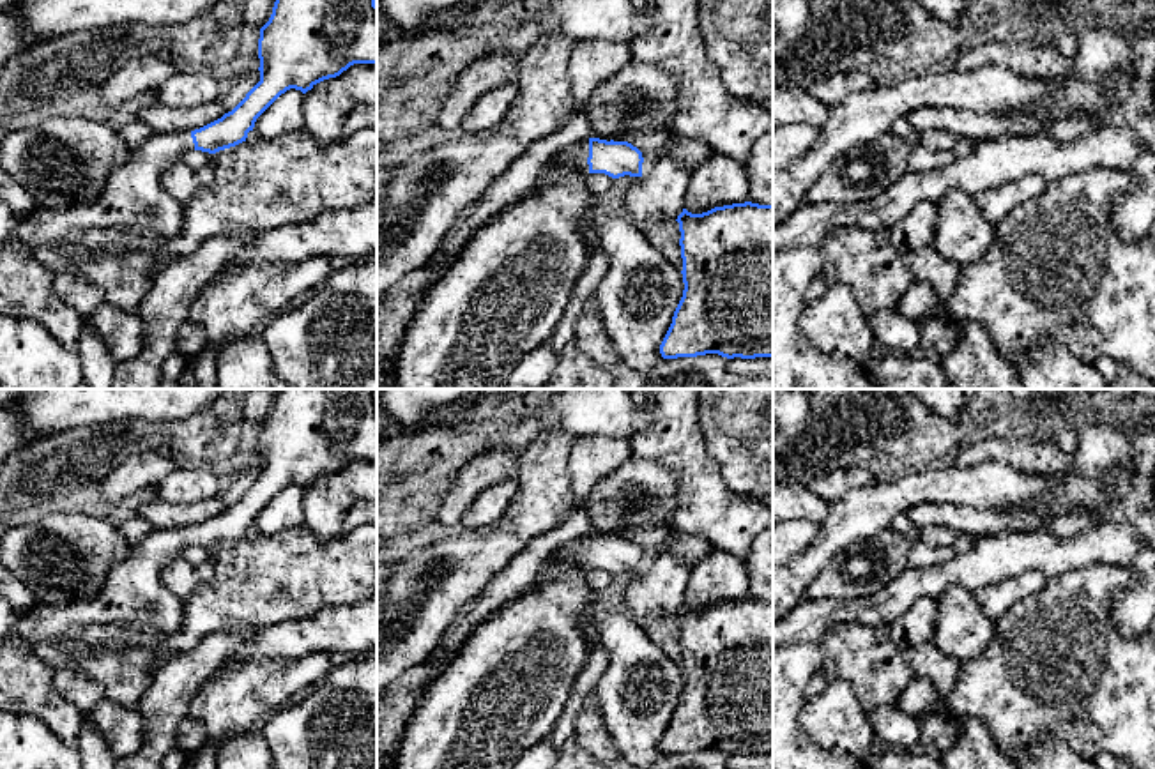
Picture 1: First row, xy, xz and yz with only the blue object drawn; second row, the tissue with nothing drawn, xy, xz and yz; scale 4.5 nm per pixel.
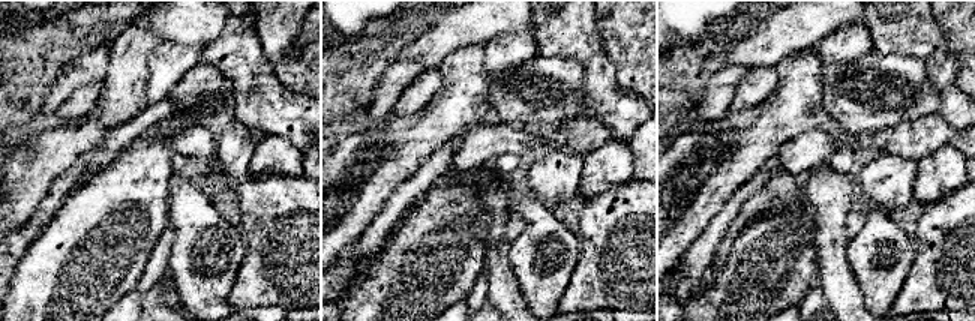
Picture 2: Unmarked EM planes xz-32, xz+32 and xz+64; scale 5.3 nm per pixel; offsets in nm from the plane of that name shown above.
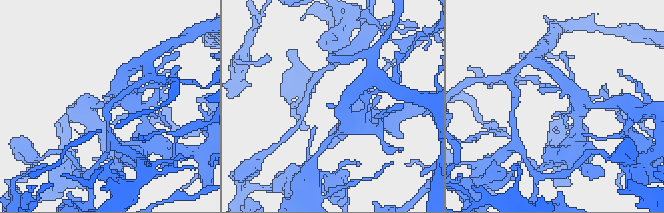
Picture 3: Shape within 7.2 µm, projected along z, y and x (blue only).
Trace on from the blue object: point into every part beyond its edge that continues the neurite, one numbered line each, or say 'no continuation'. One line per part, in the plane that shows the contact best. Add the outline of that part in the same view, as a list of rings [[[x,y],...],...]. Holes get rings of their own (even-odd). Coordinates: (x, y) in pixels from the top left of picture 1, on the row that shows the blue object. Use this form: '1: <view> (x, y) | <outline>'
1: xz (570, 158) | [[[589,140],[557,150],[550,157],[548,164],[541,170],[536,184],[554,182],[555,179],[573,170],[589,171],[587,157],[589,157]]]

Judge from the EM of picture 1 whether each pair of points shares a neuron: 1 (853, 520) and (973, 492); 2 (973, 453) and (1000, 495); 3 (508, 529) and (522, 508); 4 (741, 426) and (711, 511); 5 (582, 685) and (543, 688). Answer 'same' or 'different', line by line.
1: same
2: different
3: same
4: different
5: different

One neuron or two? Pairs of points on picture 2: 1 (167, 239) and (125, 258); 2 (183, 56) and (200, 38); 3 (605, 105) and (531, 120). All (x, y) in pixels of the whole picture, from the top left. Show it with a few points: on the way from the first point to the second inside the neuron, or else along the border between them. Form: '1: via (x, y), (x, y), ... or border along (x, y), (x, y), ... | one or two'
1: border along (168, 224), (141, 275) | two
2: border along (165, 39), (195, 45), (201, 50) | two
3: border along (585, 75), (582, 92), (588, 104), (576, 117) | two

